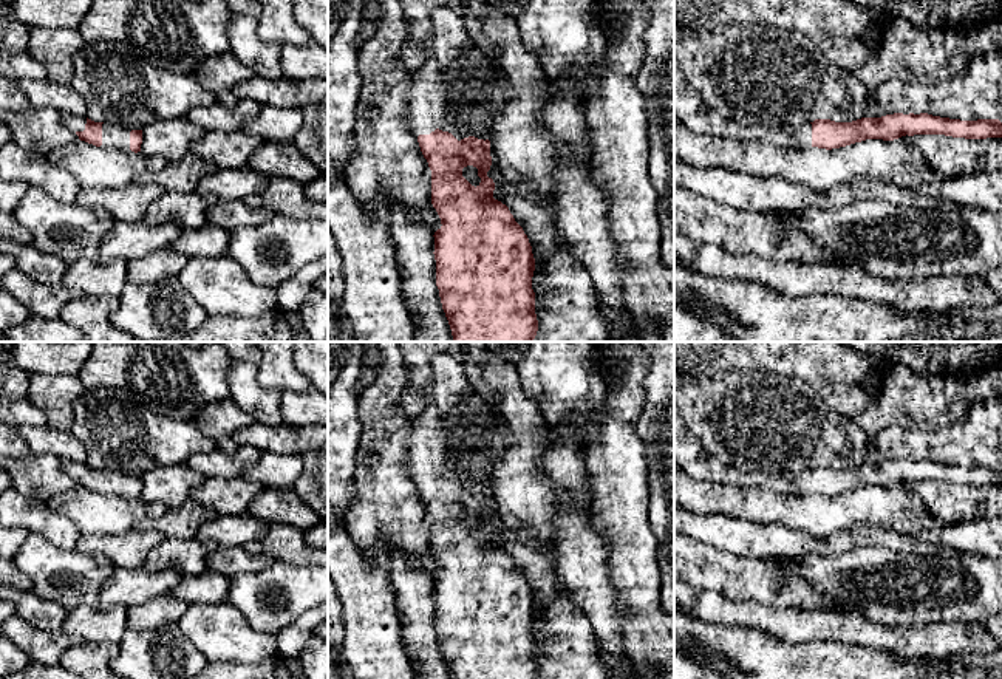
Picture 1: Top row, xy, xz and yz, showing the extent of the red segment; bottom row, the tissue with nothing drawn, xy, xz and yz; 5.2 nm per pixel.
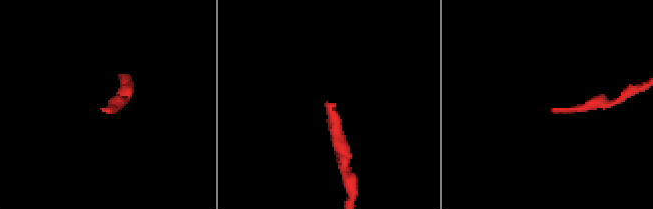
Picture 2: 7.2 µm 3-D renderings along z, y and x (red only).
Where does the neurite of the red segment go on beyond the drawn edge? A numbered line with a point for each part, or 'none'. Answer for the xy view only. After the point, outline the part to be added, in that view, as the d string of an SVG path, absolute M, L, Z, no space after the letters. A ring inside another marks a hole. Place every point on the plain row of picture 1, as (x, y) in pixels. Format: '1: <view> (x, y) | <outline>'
1: xy (116, 483) | M104 469L102 470L102 492L105 495L121 496L125 500L135 500L130 496L130 478L133 475L121 470Z

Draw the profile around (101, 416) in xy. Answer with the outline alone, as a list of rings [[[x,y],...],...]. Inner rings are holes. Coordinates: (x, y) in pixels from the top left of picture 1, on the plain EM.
[[[85,388],[74,402],[70,433],[87,450],[85,464],[142,476],[147,470],[186,462],[195,453],[216,450],[216,439],[198,430],[193,421],[176,421],[148,410],[138,396],[127,390]]]

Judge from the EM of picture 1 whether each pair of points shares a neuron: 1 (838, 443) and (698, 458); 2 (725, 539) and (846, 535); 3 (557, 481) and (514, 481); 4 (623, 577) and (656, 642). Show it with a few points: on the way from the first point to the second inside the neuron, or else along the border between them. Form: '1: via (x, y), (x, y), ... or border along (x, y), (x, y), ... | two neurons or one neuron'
1: border along (690, 432), (710, 455), (744, 474) | two neurons
2: via (755, 540), (817, 545) | one neuron
3: border along (543, 446), (541, 470), (552, 491), (557, 512) | two neurons
4: via (637, 593), (650, 627) | one neuron

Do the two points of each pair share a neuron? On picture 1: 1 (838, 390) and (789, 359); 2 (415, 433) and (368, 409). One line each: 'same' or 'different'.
1: same
2: different

